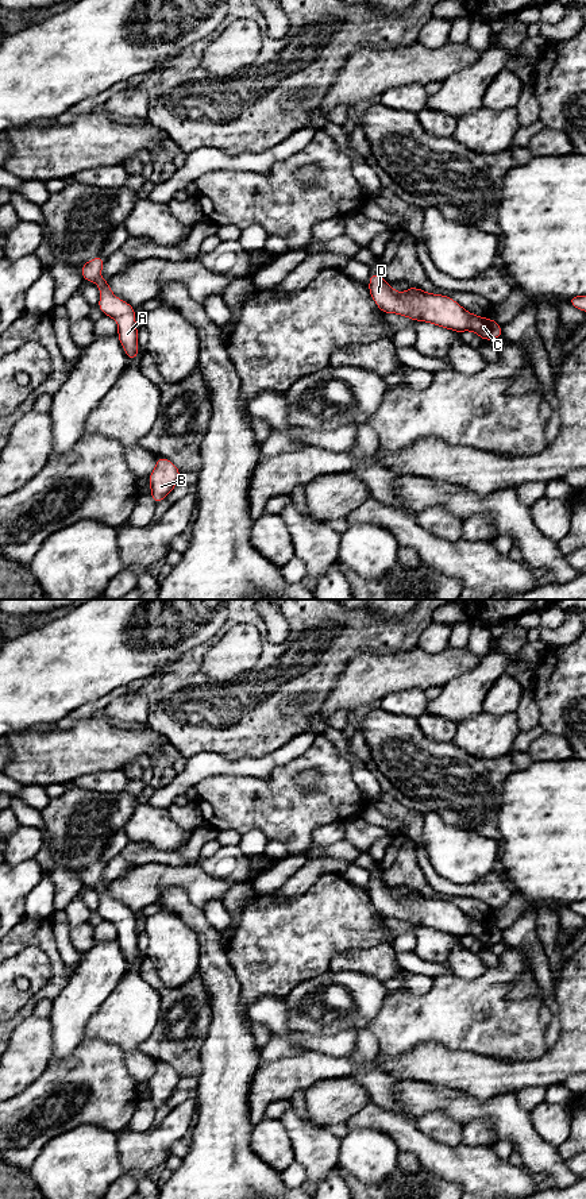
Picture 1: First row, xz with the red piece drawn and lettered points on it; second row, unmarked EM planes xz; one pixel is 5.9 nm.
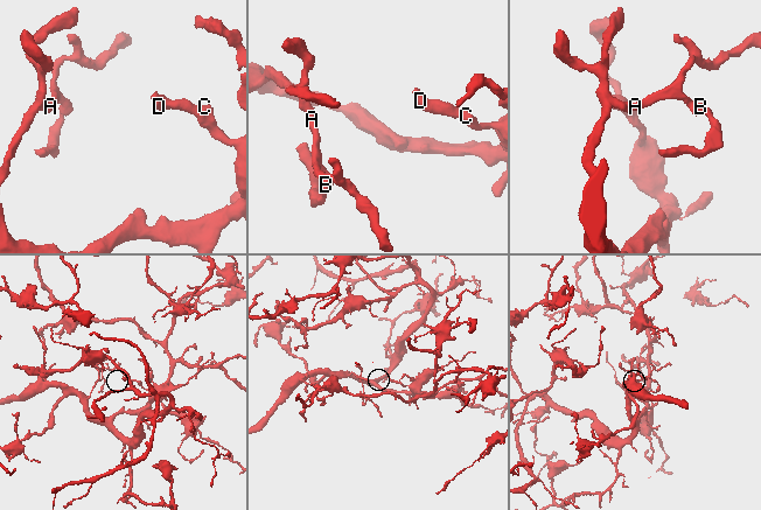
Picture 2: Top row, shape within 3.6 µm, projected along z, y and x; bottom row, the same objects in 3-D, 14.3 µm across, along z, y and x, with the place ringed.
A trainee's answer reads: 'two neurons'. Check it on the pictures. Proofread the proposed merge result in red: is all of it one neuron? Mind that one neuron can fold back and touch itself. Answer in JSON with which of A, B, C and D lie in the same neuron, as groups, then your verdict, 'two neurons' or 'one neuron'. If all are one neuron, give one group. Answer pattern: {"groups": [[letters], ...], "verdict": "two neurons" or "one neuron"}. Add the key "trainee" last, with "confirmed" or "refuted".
{"groups": [["A", "B", "C", "D"]], "verdict": "one neuron", "trainee": "refuted"}

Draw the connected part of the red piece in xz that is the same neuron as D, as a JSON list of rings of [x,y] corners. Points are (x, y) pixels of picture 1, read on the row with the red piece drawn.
[[[375,273],[370,274],[369,292],[383,313],[397,313],[413,321],[427,321],[459,334],[471,331],[478,334],[482,340],[504,338],[497,321],[469,313],[444,294],[427,293],[413,286],[398,293]]]

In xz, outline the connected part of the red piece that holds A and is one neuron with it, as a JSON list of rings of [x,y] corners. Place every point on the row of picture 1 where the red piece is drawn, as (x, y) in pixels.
[[[93,258],[81,266],[81,274],[85,281],[95,282],[100,288],[99,309],[112,317],[117,325],[117,338],[126,351],[127,359],[135,359],[139,355],[138,328],[135,323],[135,308],[117,298],[109,288],[109,282],[100,277],[105,259]]]

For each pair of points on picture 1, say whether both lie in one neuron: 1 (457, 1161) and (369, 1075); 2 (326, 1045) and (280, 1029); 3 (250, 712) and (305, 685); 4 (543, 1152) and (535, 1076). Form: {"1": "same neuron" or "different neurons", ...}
{"1": "different neurons", "2": "same neuron", "3": "same neuron", "4": "different neurons"}

